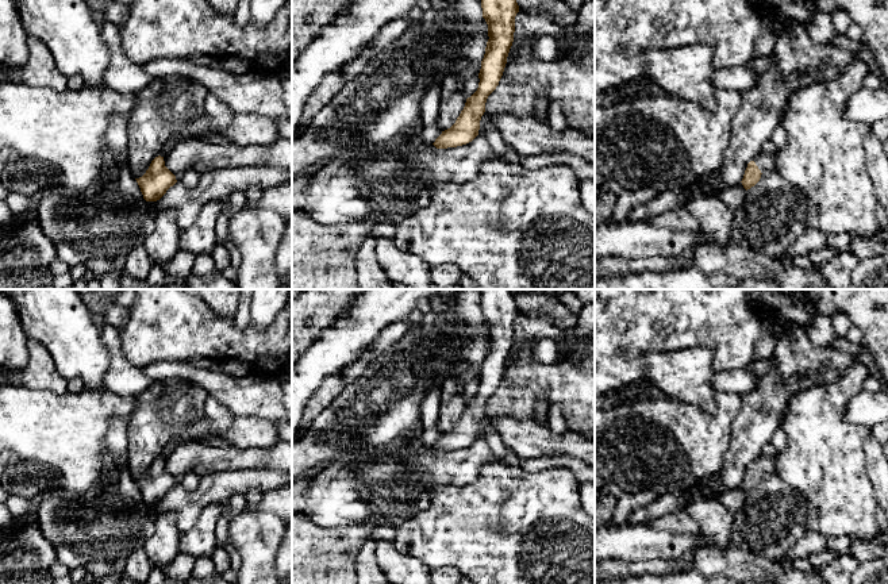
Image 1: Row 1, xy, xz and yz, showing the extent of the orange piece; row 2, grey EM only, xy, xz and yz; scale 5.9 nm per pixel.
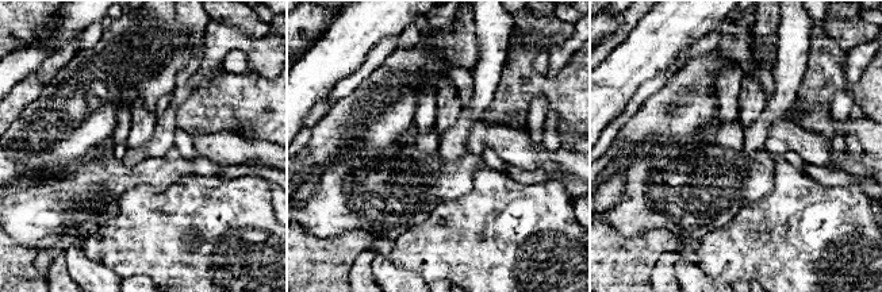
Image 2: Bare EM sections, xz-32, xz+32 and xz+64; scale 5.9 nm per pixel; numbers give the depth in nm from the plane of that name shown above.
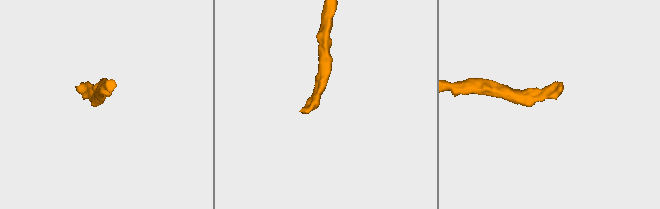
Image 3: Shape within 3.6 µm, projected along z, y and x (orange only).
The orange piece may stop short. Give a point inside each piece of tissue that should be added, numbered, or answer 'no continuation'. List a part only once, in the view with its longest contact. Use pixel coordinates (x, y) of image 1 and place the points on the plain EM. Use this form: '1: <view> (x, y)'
1: yz (765, 465)

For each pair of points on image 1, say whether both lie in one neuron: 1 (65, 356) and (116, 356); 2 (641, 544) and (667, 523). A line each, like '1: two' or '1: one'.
1: two
2: two

